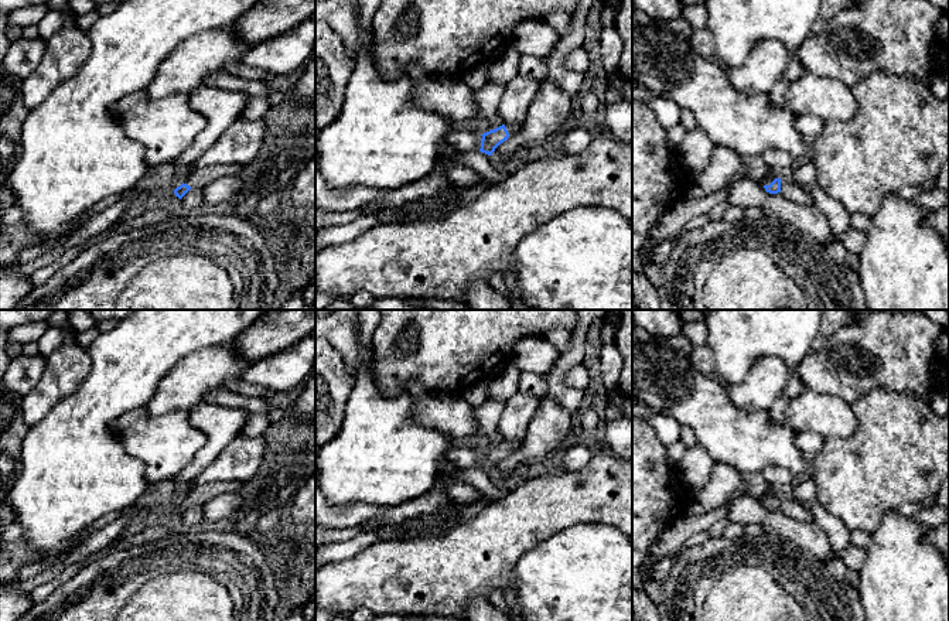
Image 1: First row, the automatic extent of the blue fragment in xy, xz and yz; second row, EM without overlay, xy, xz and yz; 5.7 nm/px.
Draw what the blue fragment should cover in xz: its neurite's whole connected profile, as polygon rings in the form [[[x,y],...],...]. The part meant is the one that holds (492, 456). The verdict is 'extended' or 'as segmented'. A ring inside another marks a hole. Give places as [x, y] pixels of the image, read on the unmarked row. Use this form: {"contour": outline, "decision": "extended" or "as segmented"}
{"contour": [[[523,440],[520,441],[502,441],[494,447],[489,447],[482,453],[482,457],[481,457],[481,465],[479,468],[481,470],[485,470],[488,472],[492,472],[492,470],[495,468],[495,465],[503,460],[505,457],[516,453],[520,447],[522,447],[522,443]]], "decision": "extended"}

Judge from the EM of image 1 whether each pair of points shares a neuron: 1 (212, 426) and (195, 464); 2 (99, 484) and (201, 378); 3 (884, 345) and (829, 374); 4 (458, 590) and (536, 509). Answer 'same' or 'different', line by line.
1: same
2: different
3: same
4: same

